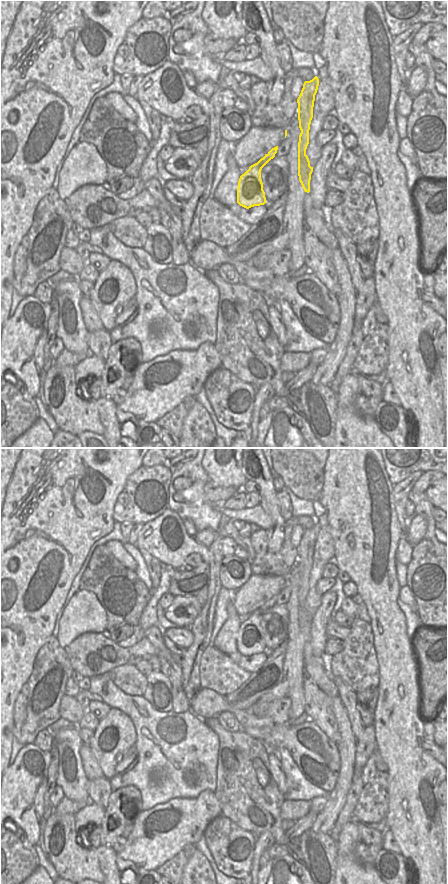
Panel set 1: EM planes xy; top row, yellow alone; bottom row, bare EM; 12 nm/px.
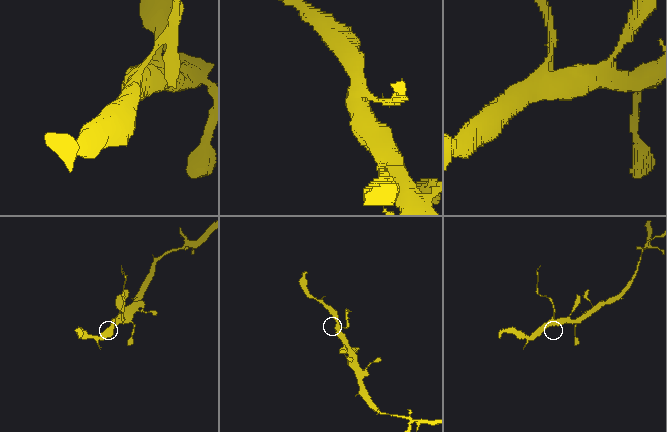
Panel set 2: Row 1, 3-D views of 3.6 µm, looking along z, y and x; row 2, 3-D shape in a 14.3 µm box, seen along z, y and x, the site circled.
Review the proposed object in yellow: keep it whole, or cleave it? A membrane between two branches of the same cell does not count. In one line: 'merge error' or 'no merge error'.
merge error

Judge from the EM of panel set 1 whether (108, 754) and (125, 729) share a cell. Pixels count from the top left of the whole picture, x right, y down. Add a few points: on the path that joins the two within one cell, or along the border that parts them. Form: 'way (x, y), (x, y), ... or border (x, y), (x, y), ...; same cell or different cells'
way (115, 749), (121, 736); same cell

